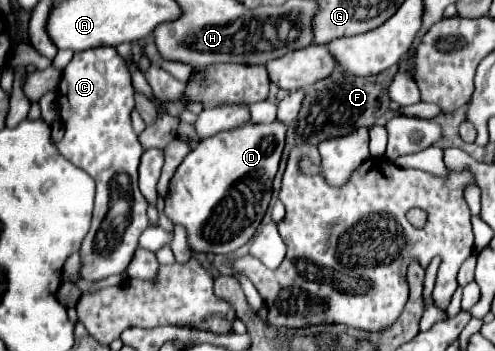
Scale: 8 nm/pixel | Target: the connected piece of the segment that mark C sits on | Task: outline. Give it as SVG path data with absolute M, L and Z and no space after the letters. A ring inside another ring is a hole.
M113 47L79 51L65 67L59 83L65 137L57 143L57 149L65 159L87 171L97 183L93 223L81 247L81 277L91 281L123 273L137 249L139 235L149 227L147 201L137 185L137 167L143 147L131 127L131 109L135 105L133 95L135 91L129 71L125 71L125 63ZM113 193L121 193L121 199L113 199ZM113 201L121 201L121 215L117 217L113 213Z

